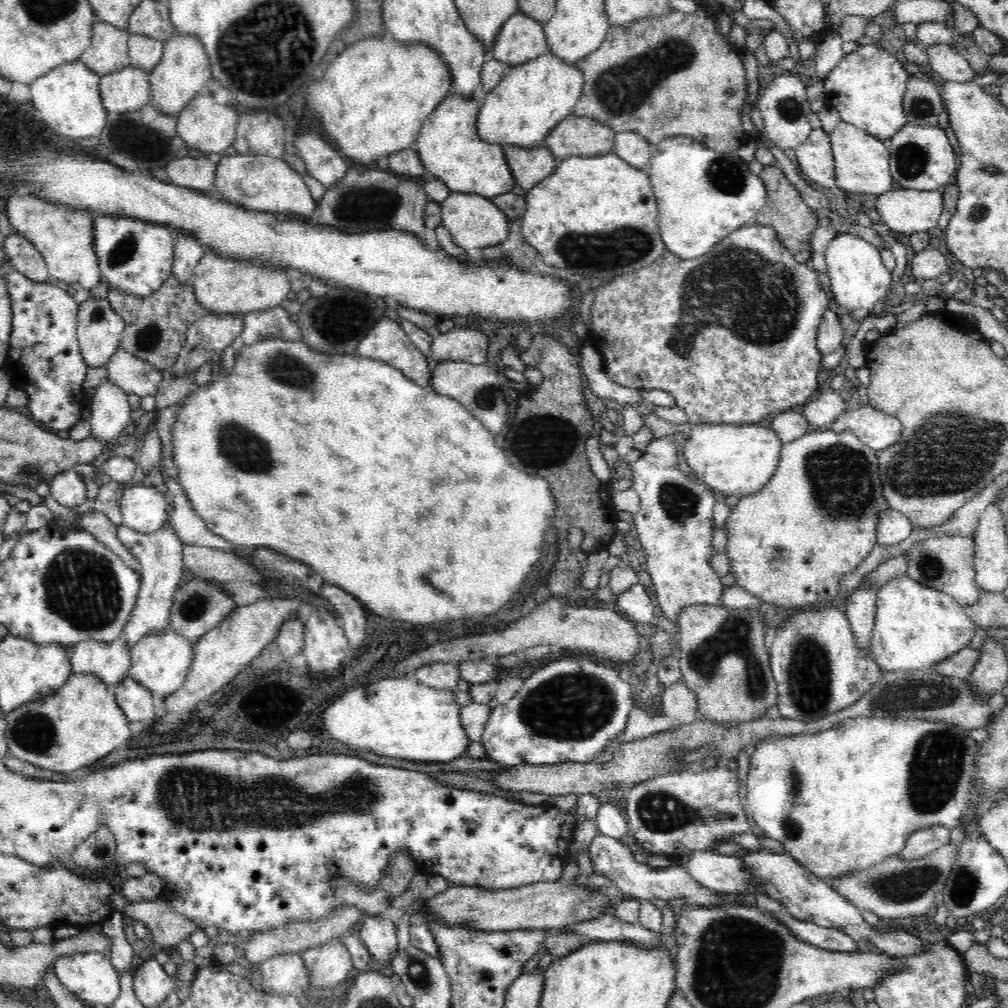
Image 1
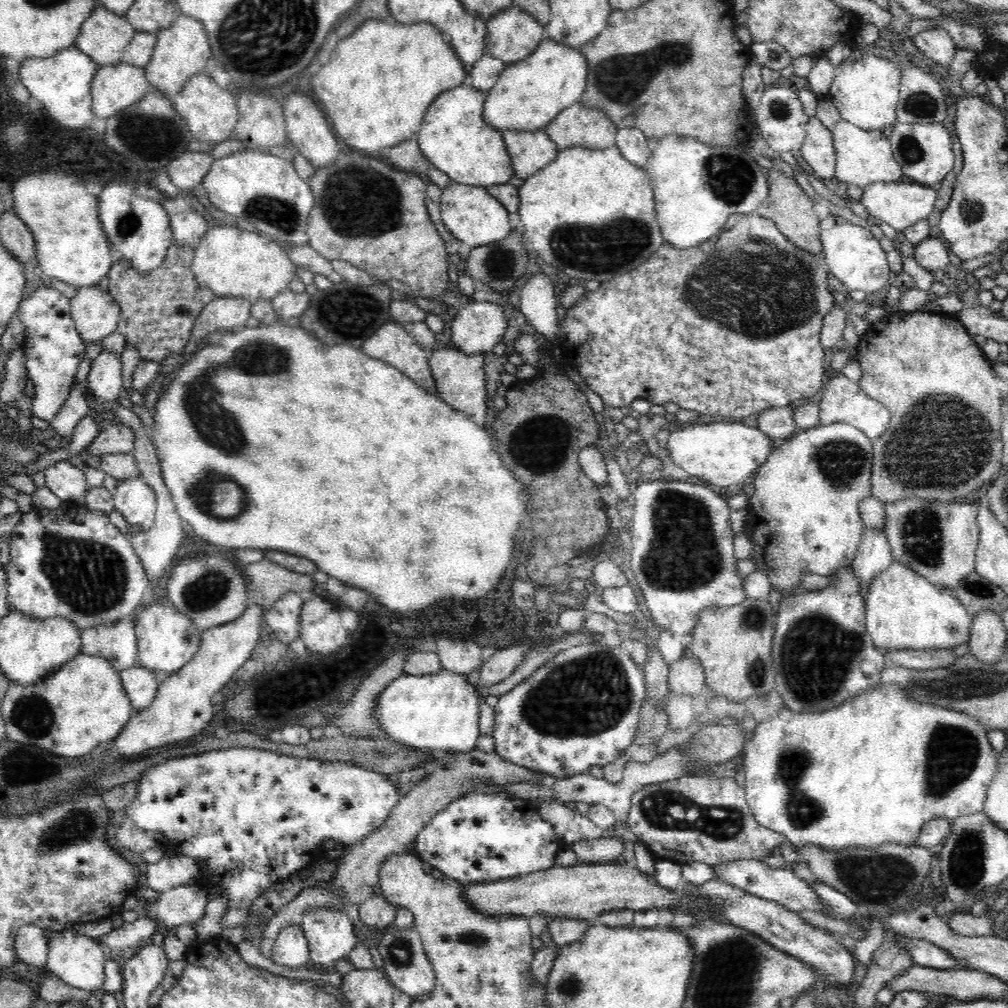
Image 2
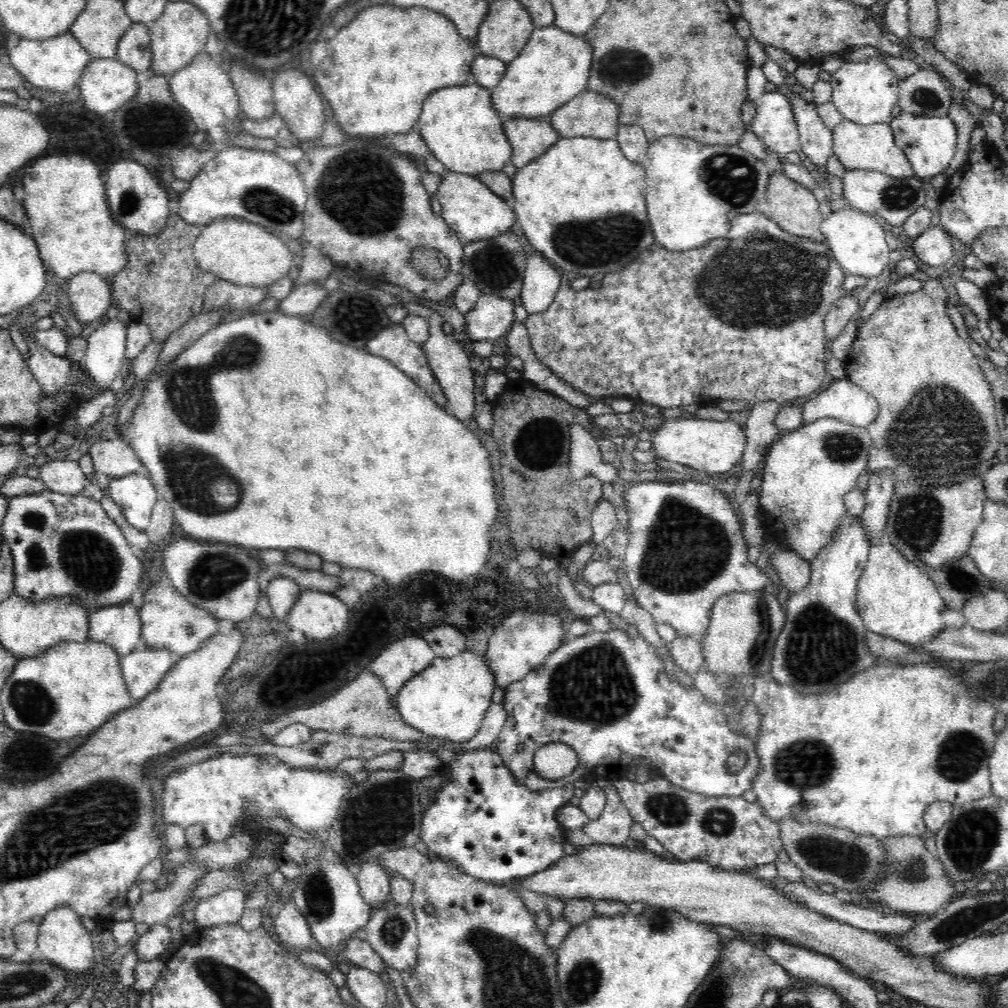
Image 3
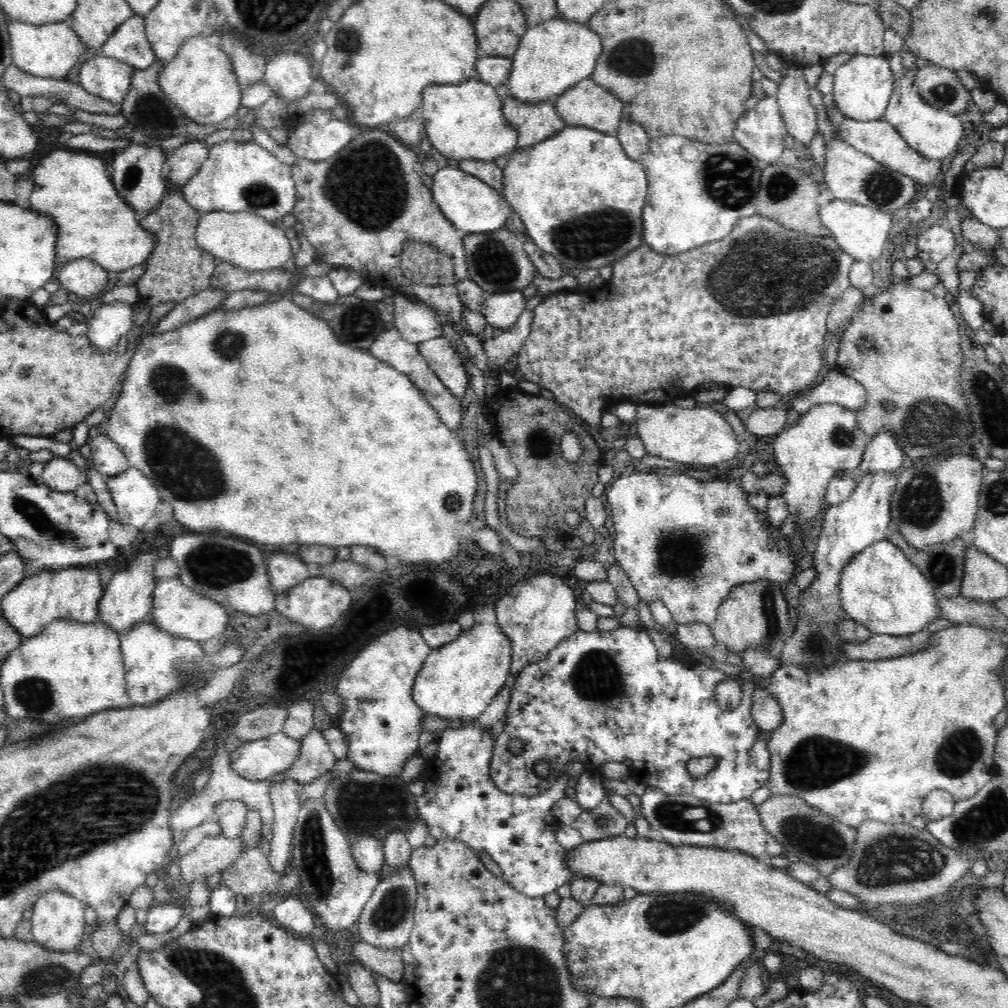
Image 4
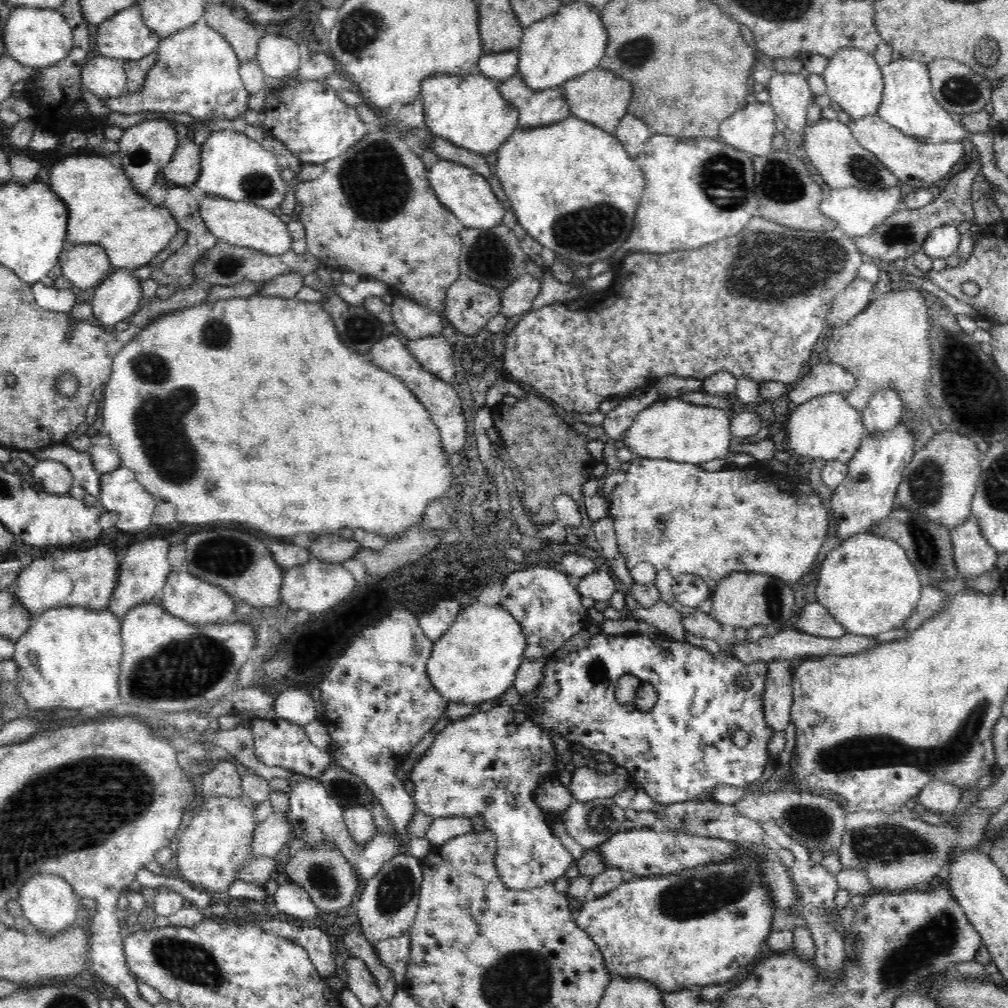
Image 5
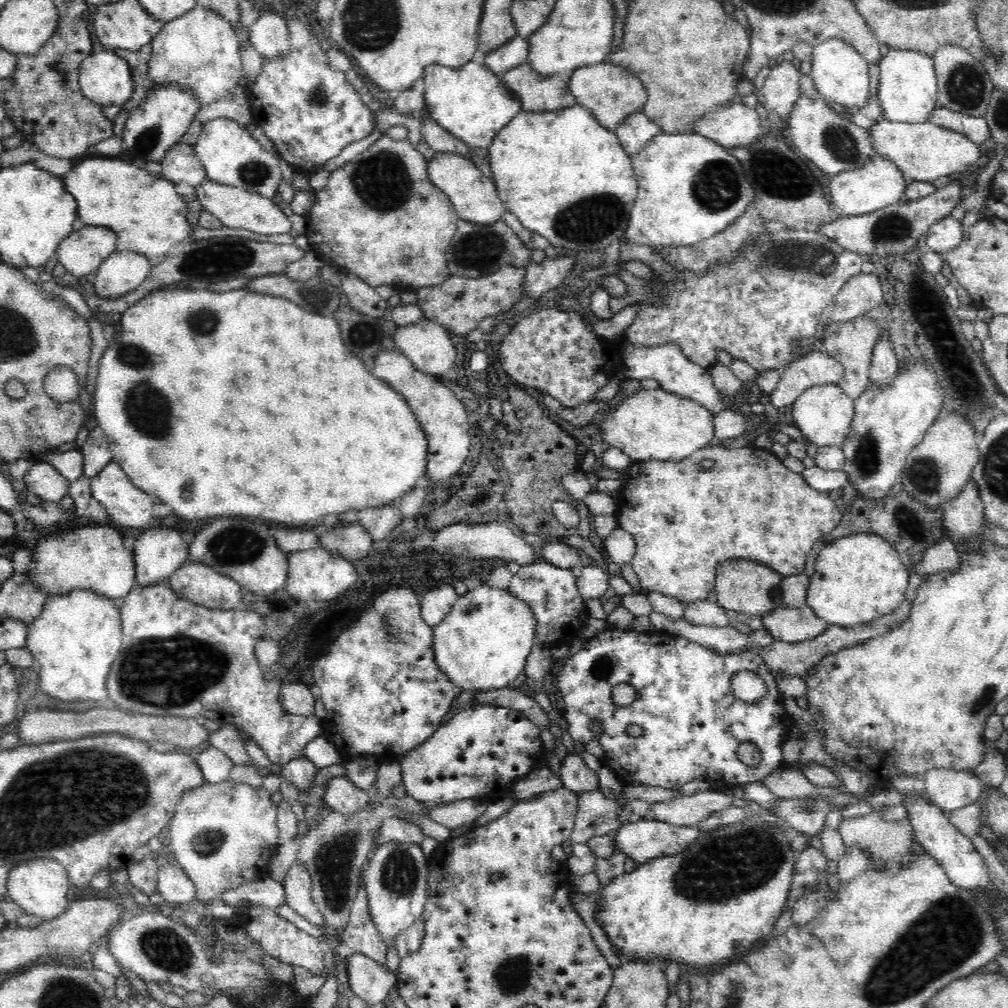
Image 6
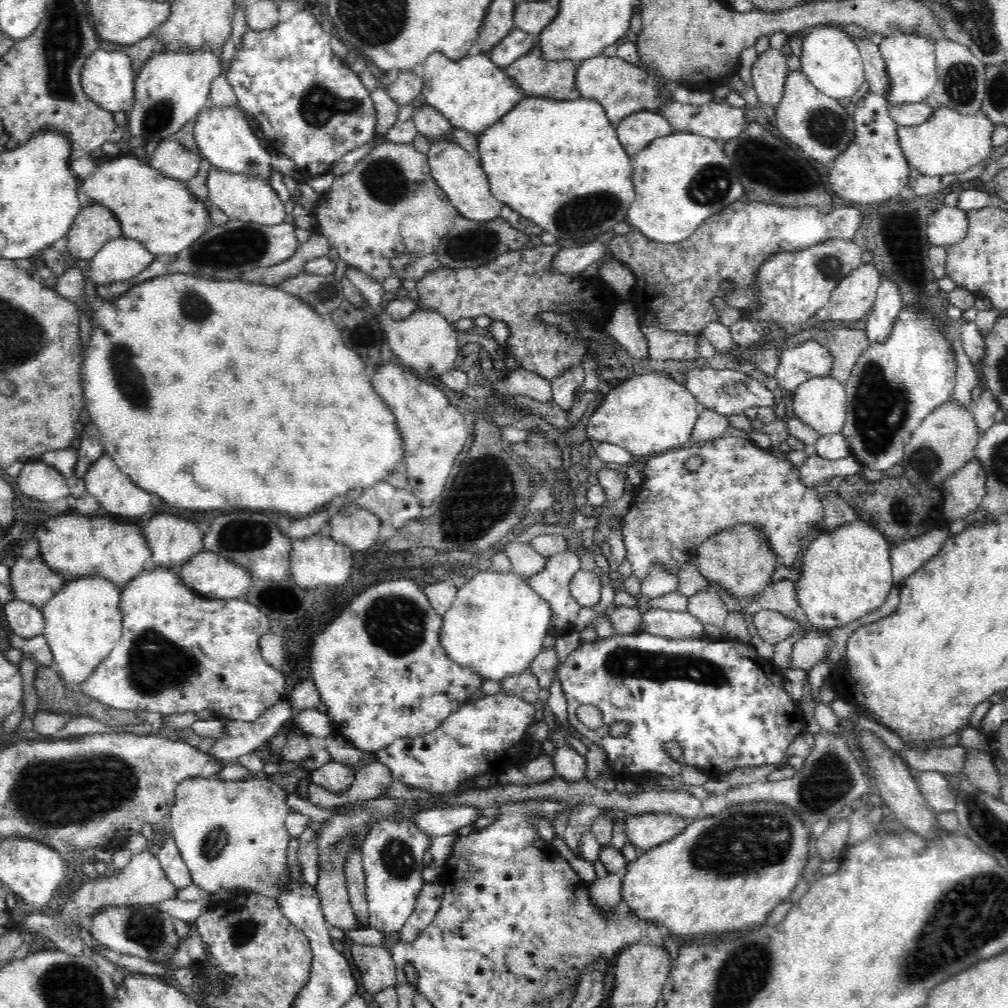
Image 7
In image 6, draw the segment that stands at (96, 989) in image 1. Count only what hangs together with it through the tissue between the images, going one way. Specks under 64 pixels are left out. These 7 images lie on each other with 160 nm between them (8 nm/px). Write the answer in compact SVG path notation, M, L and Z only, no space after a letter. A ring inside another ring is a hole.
M34 858L12 868L8 876L7 893L24 910L24 914L38 916L44 921L54 920L66 912L71 902L68 898L70 885L67 870L59 862L51 858Z

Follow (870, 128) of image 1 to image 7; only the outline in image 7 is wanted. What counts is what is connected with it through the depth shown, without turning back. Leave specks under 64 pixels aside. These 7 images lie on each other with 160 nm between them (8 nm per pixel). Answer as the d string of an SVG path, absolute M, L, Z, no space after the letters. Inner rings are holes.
M840 23L813 27L802 40L802 48L800 58L802 72L818 90L840 100L854 96L862 88L865 72L861 52L848 32L844 32Z

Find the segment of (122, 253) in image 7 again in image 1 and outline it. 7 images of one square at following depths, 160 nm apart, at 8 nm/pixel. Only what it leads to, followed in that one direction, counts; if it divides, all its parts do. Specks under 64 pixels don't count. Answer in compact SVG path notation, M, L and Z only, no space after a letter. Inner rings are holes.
M106 379L94 396L88 398L91 409L91 435L100 442L114 442L129 433L135 420L128 395Z

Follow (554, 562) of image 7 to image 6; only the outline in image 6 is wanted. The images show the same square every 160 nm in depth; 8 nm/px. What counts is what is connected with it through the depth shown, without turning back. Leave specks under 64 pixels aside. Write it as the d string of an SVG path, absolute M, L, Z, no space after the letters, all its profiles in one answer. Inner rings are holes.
M544 561L521 567L509 582L507 590L522 599L536 617L536 641L551 647L571 644L579 637L585 622L589 619L585 599L576 586L577 571L560 568Z

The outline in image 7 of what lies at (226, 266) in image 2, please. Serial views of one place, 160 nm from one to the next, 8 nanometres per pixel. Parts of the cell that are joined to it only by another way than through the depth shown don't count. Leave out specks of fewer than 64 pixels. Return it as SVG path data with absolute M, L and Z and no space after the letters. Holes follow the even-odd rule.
M214 166L208 172L206 185L208 186L209 201L231 219L268 226L282 224L286 220L284 203L280 201L271 184L266 183L262 177L226 173Z

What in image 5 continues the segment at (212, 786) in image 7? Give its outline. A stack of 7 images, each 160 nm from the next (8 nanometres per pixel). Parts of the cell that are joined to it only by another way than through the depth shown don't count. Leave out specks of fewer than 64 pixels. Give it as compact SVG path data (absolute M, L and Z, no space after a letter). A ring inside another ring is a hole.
M245 794L238 797L212 796L212 798L200 803L201 809L191 818L178 843L176 853L179 866L178 872L198 890L217 896L229 892L230 884L237 879L241 864L253 857L251 855L253 834L256 825L262 821L258 821L252 815L252 809L258 802L252 802Z

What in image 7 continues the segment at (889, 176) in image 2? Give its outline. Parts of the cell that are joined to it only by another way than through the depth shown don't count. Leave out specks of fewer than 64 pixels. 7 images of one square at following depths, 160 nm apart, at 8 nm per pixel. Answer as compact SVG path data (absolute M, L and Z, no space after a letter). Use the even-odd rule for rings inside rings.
M936 106L932 118L917 126L898 126L898 143L910 168L928 177L967 172L990 156L996 125L982 113L961 114L946 106Z

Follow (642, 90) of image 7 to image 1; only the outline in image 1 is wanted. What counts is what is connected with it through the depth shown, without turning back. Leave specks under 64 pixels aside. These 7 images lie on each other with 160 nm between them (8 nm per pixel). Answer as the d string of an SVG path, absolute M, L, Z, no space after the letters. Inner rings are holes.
M572 115L549 132L543 144L560 164L572 156L594 157L613 152L615 134L596 120Z

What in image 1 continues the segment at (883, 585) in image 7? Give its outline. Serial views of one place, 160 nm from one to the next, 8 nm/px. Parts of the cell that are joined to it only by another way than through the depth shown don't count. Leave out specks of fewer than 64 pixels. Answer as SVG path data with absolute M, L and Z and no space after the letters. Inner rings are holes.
M908 575L888 580L884 587L878 591L876 600L877 614L875 626L872 630L872 639L869 650L872 652L874 661L885 673L909 672L914 670L933 671L949 657L955 656L962 648L968 647L974 638L976 624L952 596L936 589L928 588Z

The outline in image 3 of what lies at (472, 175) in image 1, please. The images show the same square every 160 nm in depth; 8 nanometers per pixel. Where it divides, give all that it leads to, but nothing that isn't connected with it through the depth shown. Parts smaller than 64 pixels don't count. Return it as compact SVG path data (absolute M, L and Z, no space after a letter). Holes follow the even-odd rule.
M478 53L471 68L477 83L440 88L426 96L416 128L445 171L478 177L482 172L501 172L511 161L513 149L503 128L504 121L491 99L491 91L506 69L507 62Z

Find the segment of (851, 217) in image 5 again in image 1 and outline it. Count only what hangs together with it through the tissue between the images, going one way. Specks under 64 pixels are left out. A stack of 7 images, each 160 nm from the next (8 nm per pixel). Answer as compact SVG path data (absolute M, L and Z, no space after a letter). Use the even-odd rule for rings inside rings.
M841 233L832 238L825 249L827 274L830 278L830 298L848 312L866 308L875 309L874 304L886 296L892 280L891 272L886 268L880 251L862 237L852 233Z

